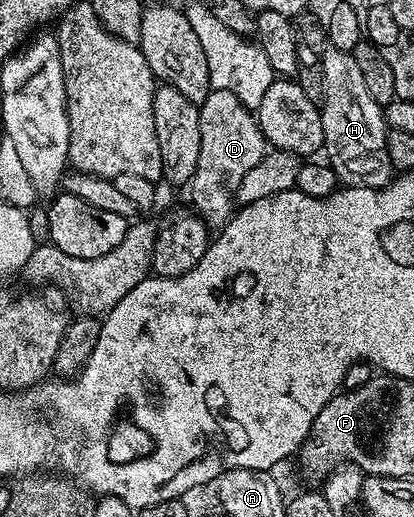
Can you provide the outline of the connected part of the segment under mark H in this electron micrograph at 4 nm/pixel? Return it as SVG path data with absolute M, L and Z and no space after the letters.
M327 47L322 51L322 99L320 102L322 110L322 126L324 127L325 160L334 169L337 180L346 187L364 187L365 189L382 189L390 184L392 170L388 151L386 150L386 134L388 126L383 113L383 106L368 95L368 86L365 85L360 75L360 67L356 67L356 59L353 52L333 49Z

